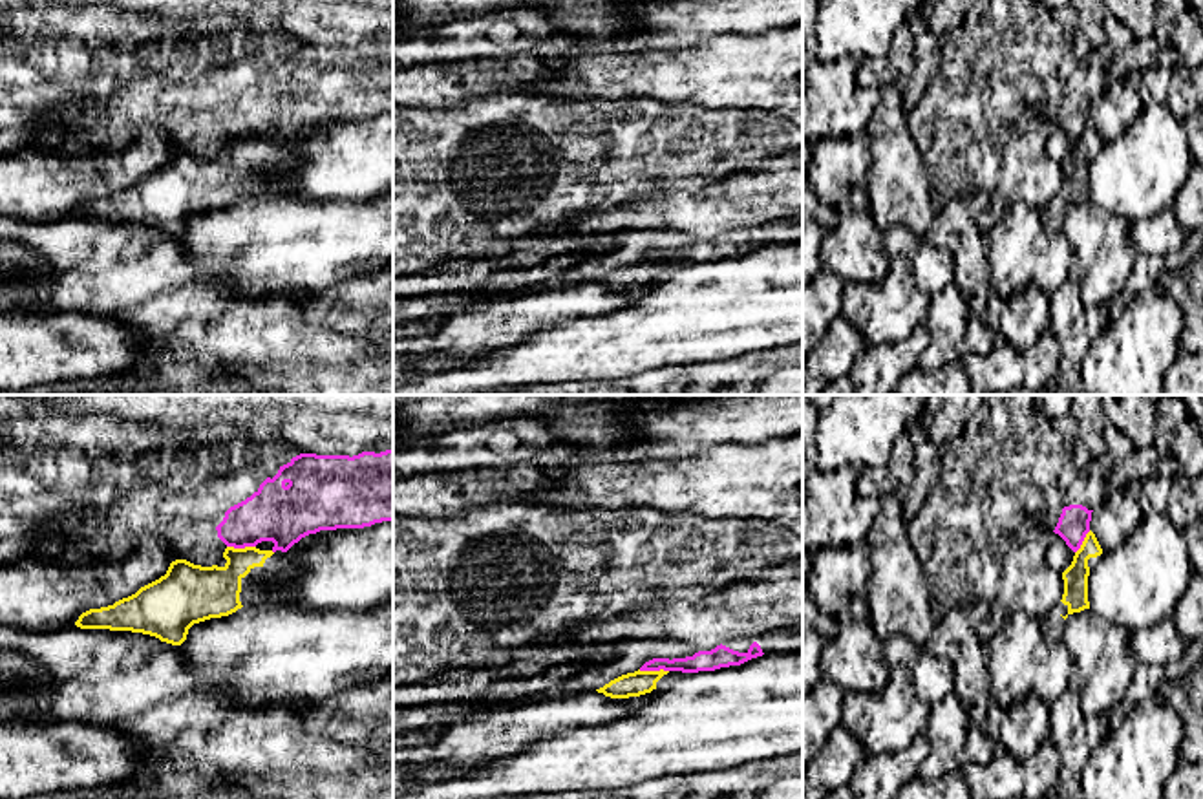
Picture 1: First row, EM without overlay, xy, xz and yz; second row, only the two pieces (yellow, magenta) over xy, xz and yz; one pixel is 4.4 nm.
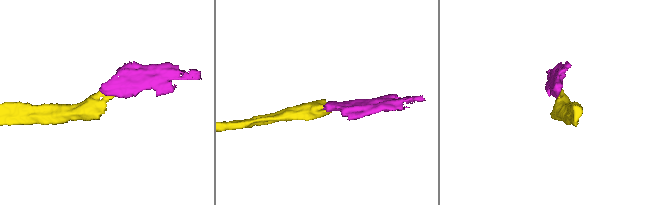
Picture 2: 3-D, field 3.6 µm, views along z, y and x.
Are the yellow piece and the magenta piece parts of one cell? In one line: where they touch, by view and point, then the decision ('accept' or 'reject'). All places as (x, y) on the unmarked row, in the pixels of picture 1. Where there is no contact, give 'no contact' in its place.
contact xz (653, 262); reject

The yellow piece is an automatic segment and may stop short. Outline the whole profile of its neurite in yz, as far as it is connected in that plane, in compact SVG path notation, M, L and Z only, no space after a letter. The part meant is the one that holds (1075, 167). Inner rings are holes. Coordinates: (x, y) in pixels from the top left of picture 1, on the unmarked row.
M1090 121L1075 143L1071 155L1062 163L1064 170L1064 185L1062 190L1042 208L1038 208L1040 218L1044 219L1044 227L1049 232L1062 230L1066 208L1073 203L1081 203L1090 199L1088 192L1088 166L1090 157L1088 150L1102 144L1102 139Z

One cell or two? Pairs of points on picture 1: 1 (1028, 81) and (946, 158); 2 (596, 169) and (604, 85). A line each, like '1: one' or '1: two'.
1: one
2: two

